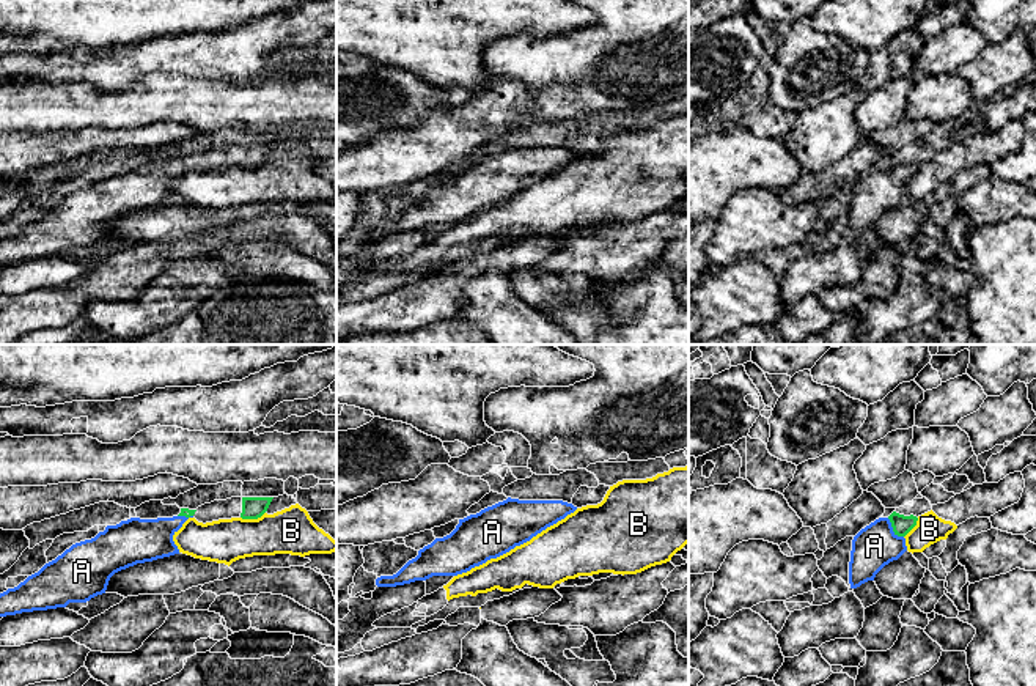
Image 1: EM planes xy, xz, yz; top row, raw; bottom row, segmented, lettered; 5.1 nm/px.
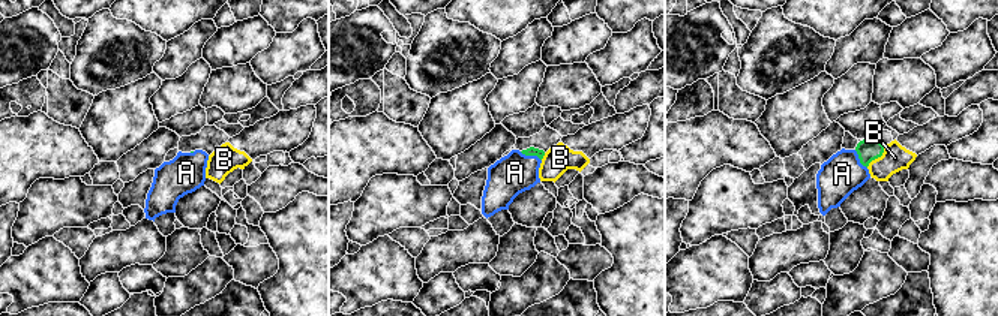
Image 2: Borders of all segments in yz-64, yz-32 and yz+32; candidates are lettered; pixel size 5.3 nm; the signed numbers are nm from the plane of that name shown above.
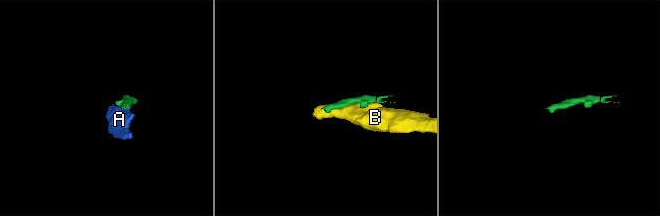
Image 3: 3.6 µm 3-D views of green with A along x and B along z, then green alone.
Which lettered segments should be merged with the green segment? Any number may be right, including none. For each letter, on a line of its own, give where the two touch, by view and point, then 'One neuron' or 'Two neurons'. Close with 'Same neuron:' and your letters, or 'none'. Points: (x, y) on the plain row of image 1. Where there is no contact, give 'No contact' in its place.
A: Touches green at yz (893, 177). One neuron
B: Touches green at xy (252, 165). Two neurons
Same neuron: A

